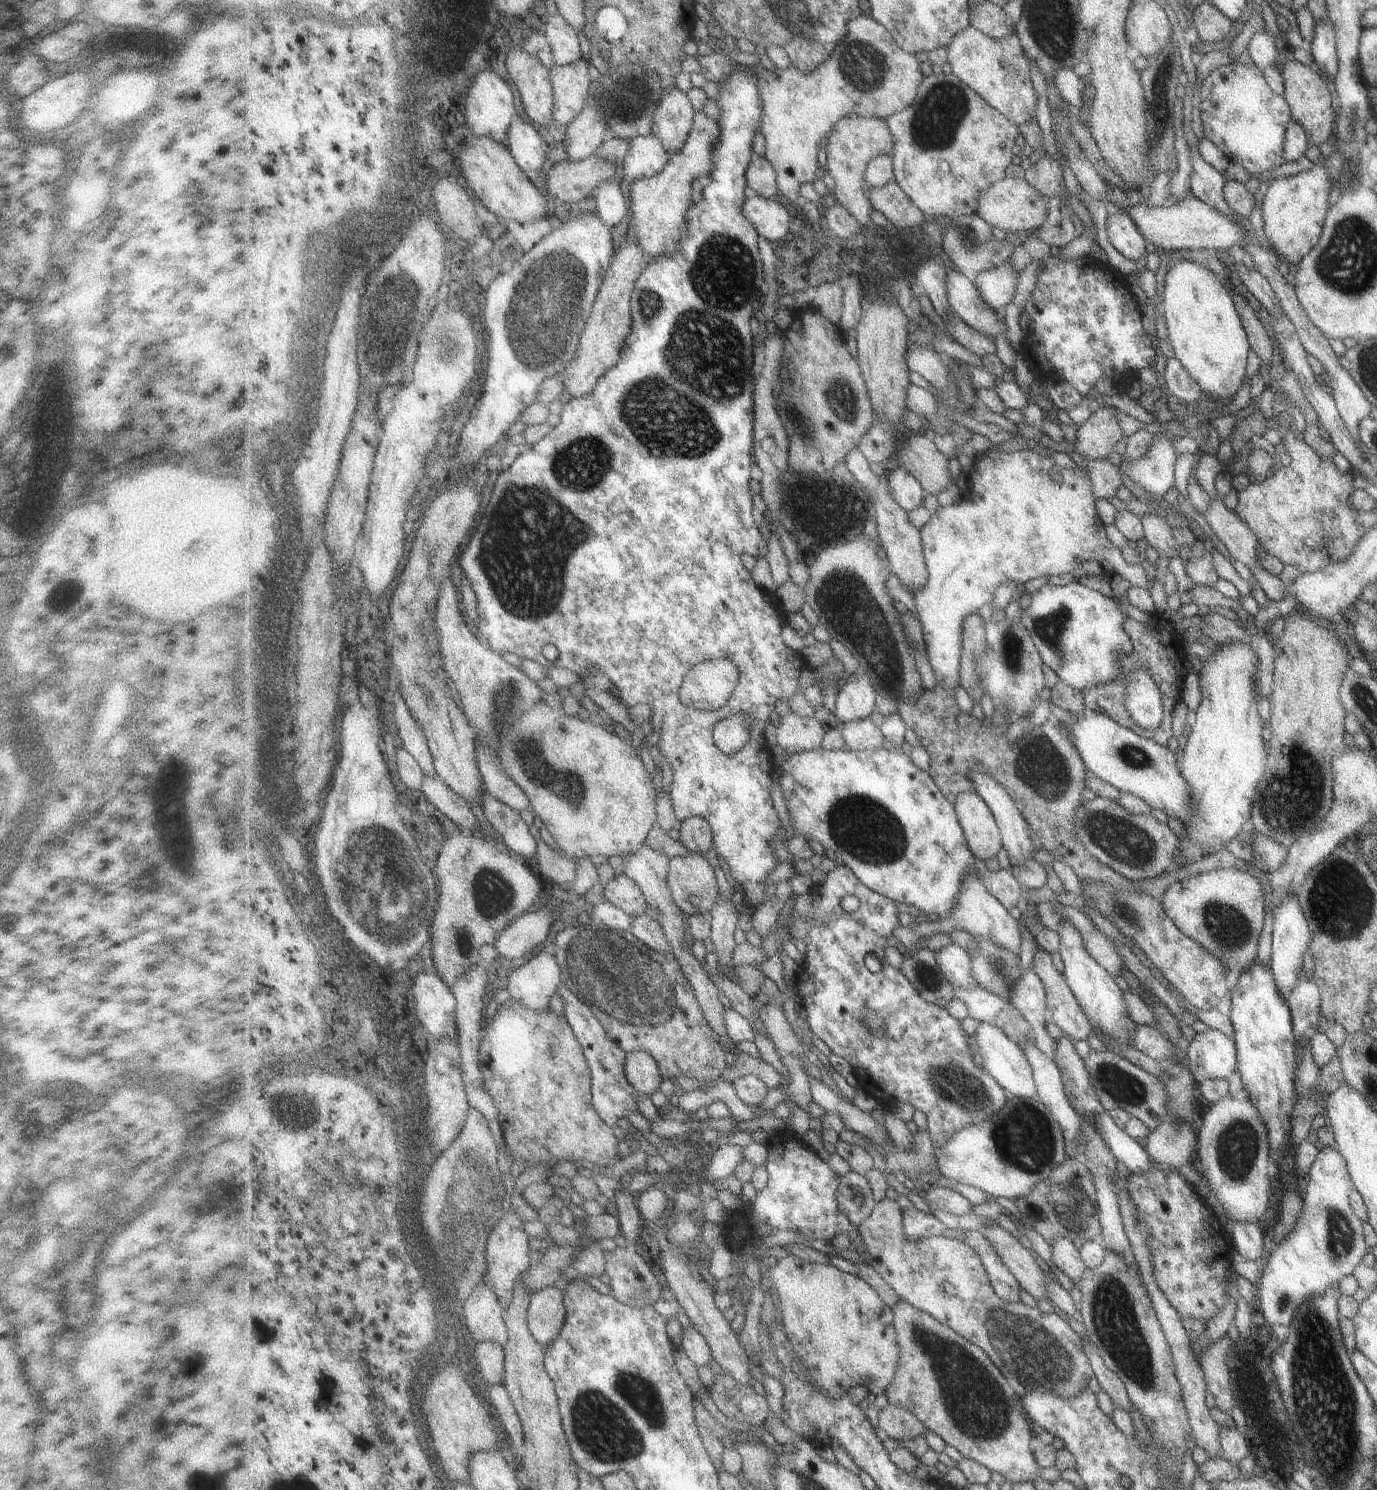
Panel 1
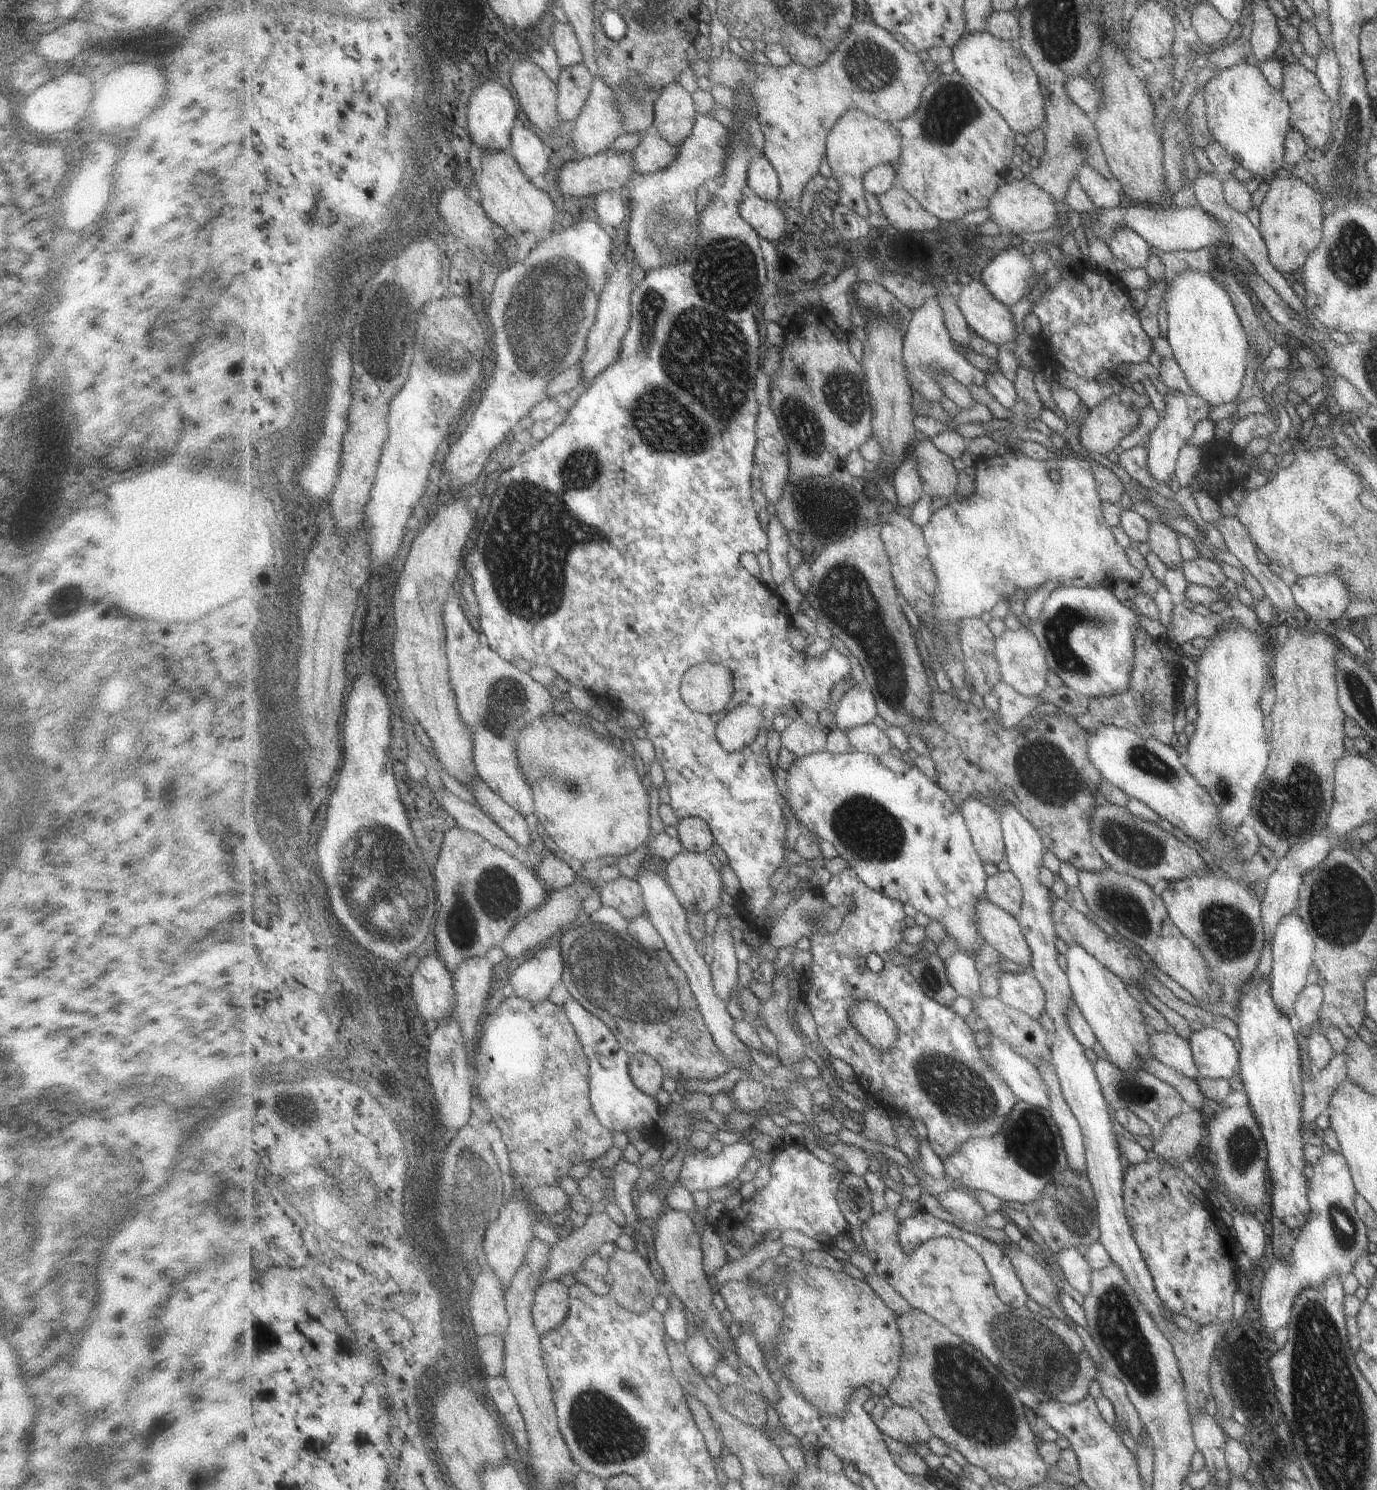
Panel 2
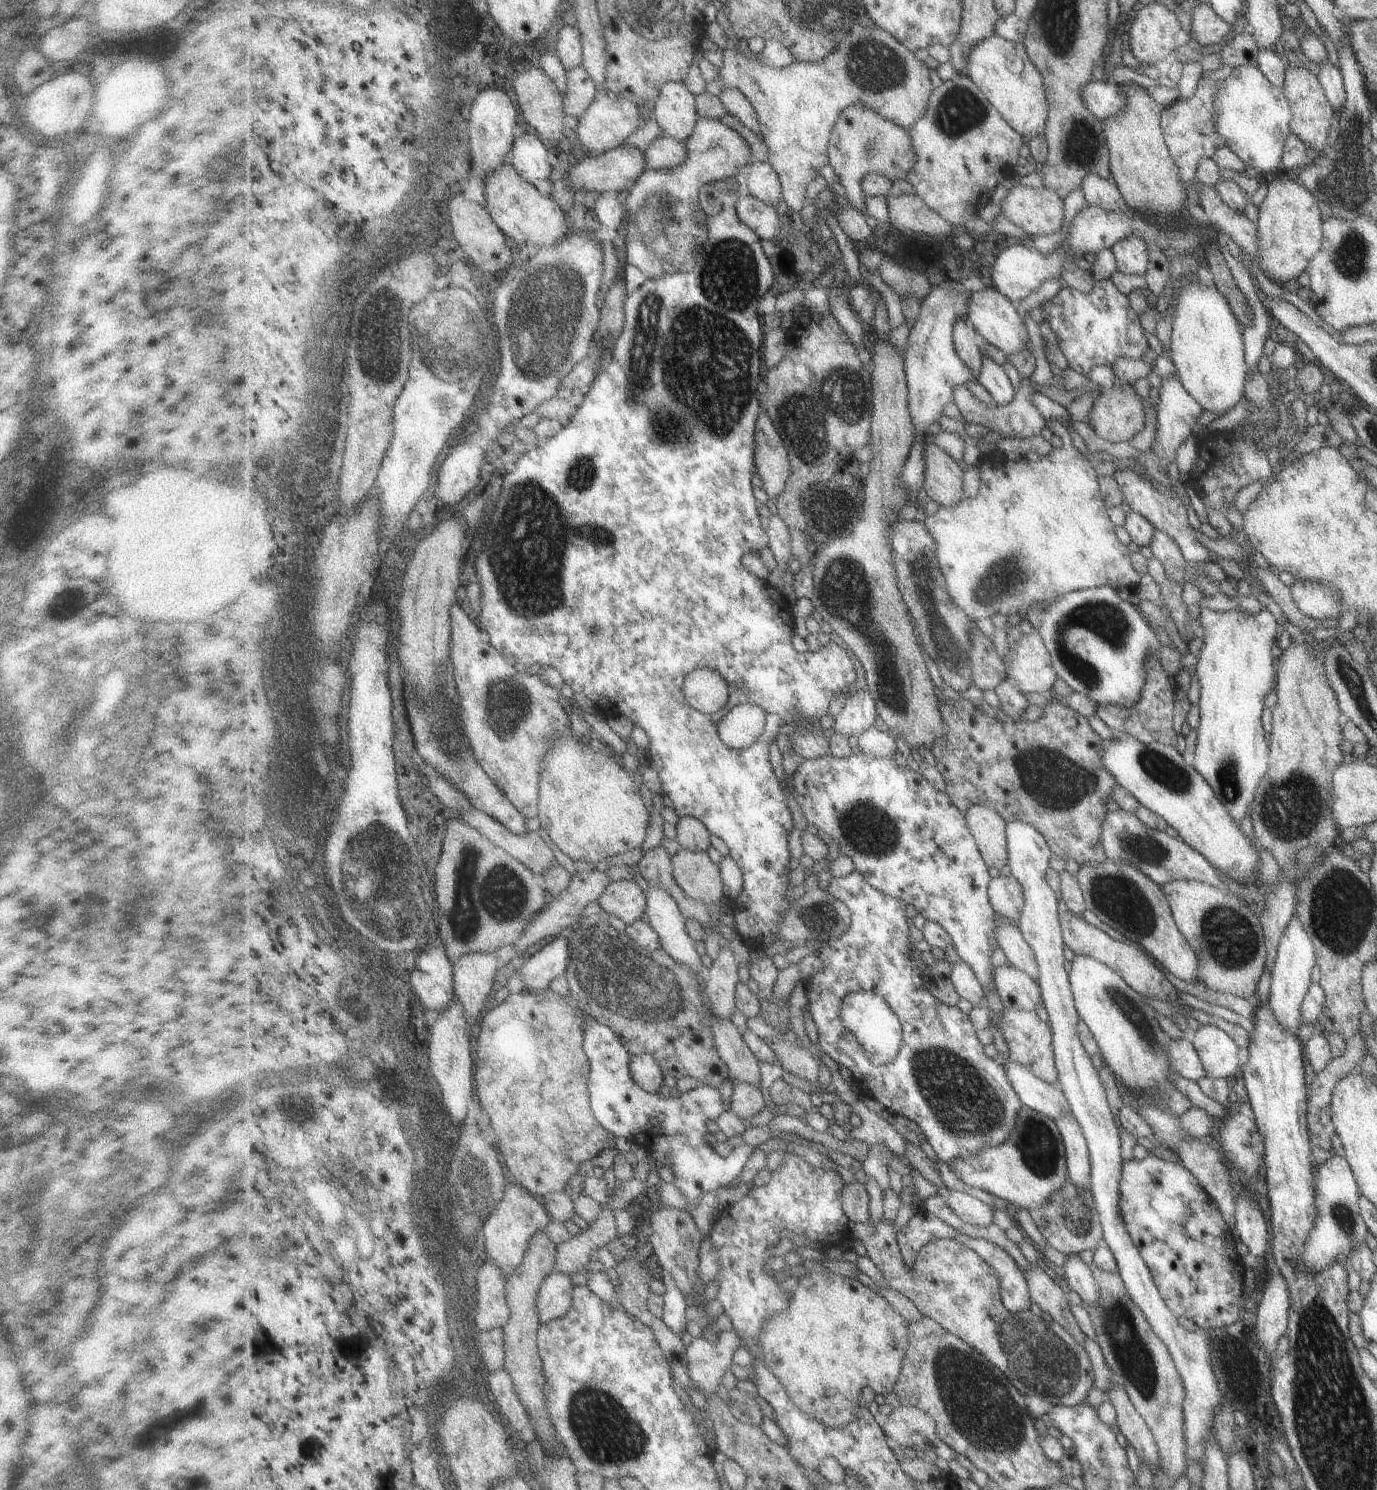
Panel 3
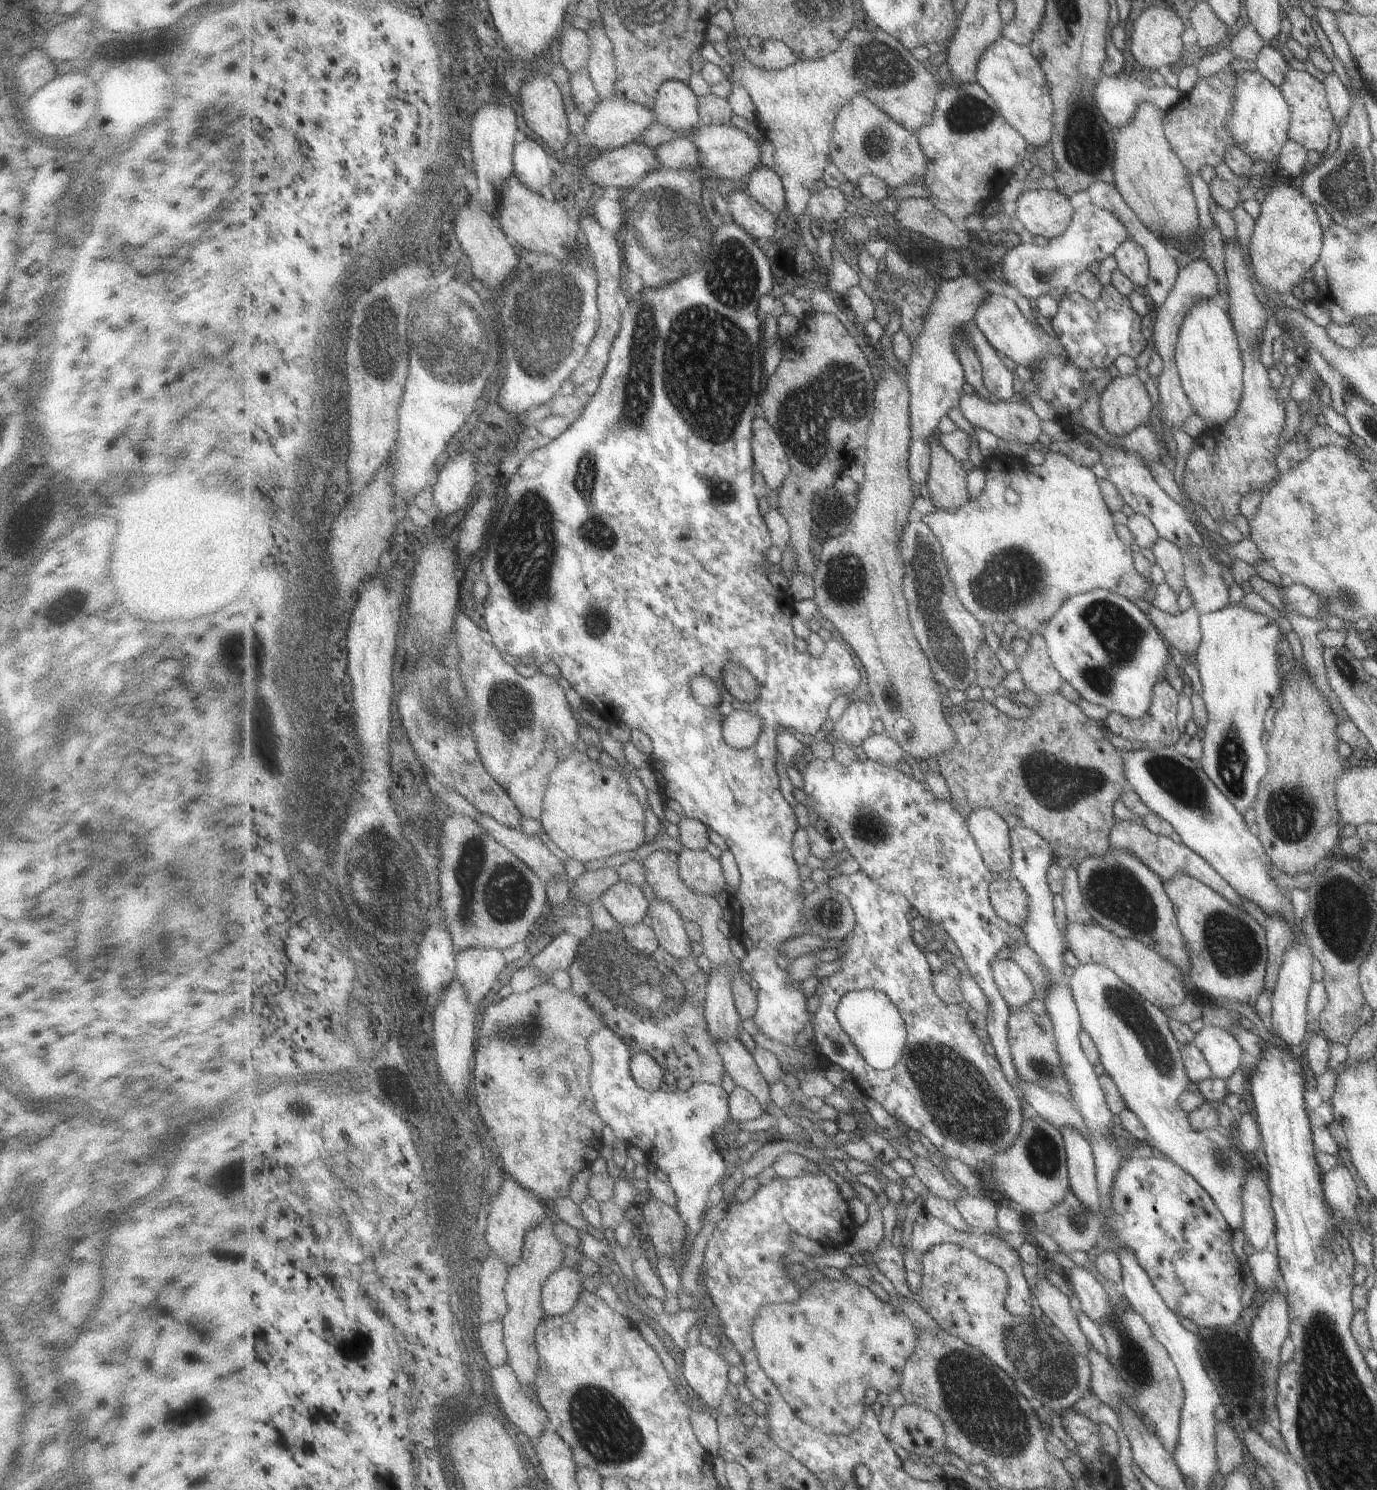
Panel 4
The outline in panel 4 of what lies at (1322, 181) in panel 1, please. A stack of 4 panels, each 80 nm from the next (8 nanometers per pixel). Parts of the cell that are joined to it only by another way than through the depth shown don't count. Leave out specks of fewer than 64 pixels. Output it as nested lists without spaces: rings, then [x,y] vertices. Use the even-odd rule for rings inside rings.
[[[1281,182],[1271,183],[1272,190],[1264,196],[1254,220],[1247,246],[1248,255],[1253,278],[1263,291],[1289,294],[1293,286],[1304,280],[1303,274],[1317,260],[1322,245],[1322,231],[1317,223],[1314,206],[1297,189],[1297,182],[1293,186]]]

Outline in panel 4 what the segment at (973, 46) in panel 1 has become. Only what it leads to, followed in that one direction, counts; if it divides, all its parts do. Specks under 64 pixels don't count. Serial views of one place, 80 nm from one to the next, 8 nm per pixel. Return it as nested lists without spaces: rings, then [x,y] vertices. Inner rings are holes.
[[[1002,36],[983,53],[976,75],[978,83],[997,103],[1005,120],[1018,130],[1029,144],[1036,148],[1050,145],[1054,129],[1052,118],[1056,107],[1046,72],[1029,45],[1020,45]]]

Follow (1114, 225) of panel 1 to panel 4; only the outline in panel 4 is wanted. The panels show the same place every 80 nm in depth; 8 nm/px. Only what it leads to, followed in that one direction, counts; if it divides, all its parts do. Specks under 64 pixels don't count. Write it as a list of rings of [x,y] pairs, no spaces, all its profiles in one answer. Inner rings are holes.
[[[1128,239],[1116,250],[1114,257],[1117,259],[1118,269],[1136,284],[1139,291],[1142,291],[1148,277],[1145,249],[1133,239]]]

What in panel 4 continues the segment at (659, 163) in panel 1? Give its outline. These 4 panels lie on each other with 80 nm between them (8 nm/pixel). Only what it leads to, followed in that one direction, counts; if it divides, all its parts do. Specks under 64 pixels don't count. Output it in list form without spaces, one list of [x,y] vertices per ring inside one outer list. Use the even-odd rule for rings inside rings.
[[[689,137],[660,144],[656,149],[662,168],[694,170],[699,164],[700,154],[696,144]]]

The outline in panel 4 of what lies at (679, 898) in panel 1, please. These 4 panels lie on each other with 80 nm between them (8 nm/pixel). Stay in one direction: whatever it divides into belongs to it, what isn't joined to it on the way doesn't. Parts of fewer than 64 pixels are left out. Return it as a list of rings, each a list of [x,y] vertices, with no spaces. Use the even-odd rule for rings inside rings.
[[[684,848],[678,855],[679,874],[689,888],[709,896],[725,890],[724,867],[707,849]]]

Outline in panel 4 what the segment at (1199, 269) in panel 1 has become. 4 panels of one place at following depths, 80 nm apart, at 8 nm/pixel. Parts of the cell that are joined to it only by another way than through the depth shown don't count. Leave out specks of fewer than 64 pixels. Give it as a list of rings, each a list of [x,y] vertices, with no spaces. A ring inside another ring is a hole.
[[[1199,299],[1187,310],[1180,324],[1173,360],[1180,385],[1192,412],[1203,419],[1207,429],[1218,428],[1236,411],[1242,391],[1242,360],[1234,330],[1225,310],[1217,307],[1212,299]]]

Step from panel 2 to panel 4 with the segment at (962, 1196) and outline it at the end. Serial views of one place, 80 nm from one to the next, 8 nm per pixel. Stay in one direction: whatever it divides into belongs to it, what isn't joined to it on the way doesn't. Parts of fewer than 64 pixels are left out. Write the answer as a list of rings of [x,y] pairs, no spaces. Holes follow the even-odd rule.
[[[992,1195],[963,1197],[953,1203],[971,1228],[991,1233],[998,1228],[998,1199]]]

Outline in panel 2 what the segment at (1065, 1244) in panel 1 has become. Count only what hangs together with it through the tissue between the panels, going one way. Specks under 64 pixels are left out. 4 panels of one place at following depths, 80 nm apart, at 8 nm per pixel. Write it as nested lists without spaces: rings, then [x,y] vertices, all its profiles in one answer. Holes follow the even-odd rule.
[[[1066,1247],[1057,1254],[1058,1264],[1066,1277],[1066,1286],[1079,1291],[1083,1296],[1090,1293],[1092,1266],[1085,1255],[1075,1247]]]

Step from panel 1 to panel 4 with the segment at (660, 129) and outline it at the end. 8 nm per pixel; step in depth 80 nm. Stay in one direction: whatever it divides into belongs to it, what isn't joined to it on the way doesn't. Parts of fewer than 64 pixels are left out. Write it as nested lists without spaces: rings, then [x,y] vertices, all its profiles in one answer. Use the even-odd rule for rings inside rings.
[[[678,80],[664,82],[653,108],[656,120],[674,131],[693,132],[701,120],[698,97],[688,83]]]

